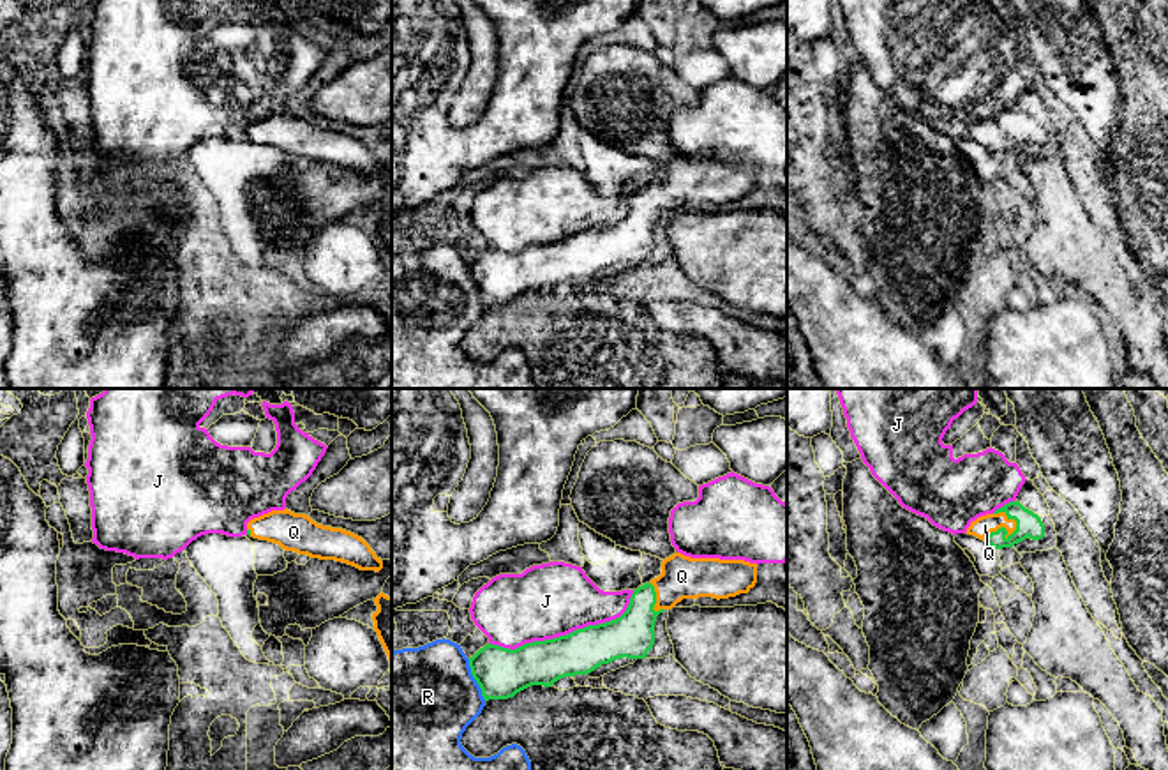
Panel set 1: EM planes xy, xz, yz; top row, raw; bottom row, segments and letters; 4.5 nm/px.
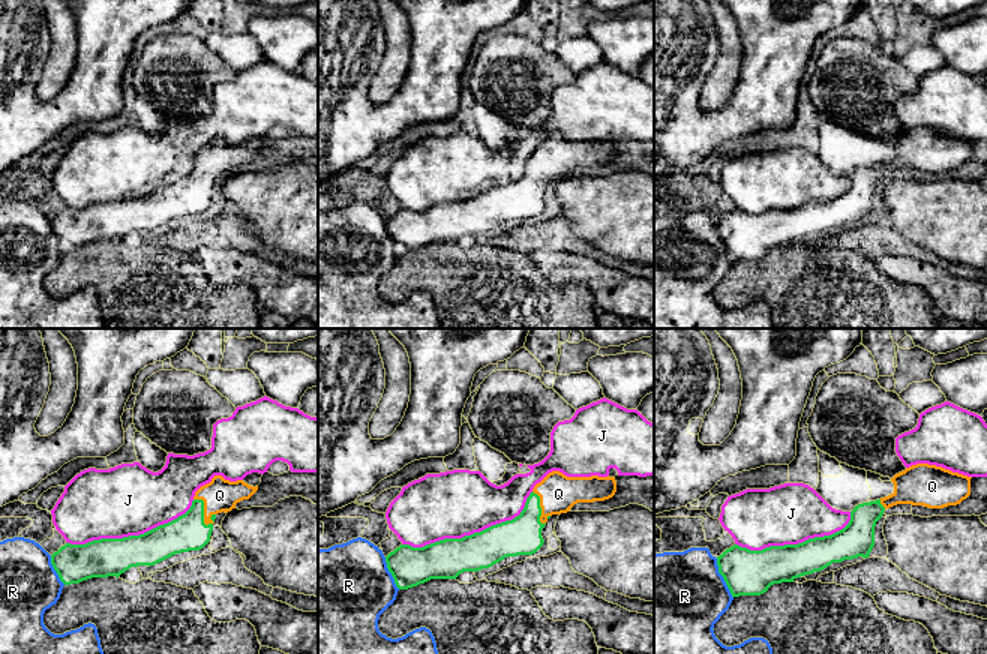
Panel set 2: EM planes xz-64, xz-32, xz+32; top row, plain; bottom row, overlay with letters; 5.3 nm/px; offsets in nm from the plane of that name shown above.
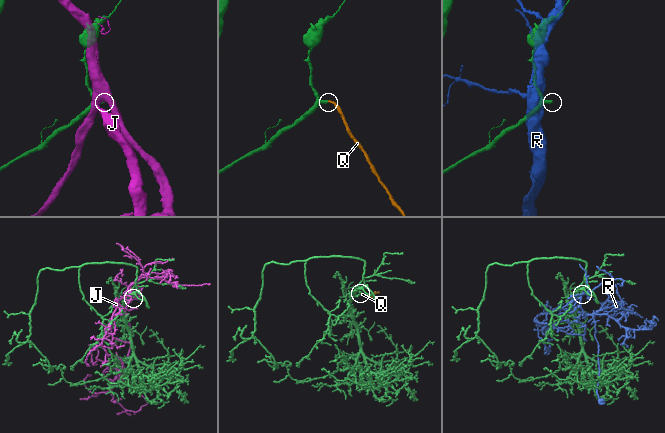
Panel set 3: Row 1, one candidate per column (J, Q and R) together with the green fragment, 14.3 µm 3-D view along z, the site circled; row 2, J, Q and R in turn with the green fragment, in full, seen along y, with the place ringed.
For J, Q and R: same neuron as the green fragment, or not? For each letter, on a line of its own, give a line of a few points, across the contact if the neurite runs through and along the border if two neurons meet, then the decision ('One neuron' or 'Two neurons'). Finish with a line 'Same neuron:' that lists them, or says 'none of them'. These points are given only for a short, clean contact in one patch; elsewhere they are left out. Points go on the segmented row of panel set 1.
J: Two neurons
Q: Line: yz (1029, 525), (1010, 534), (1003, 527), (985, 525). One neuron
R: Two neurons
Same neuron: Q

